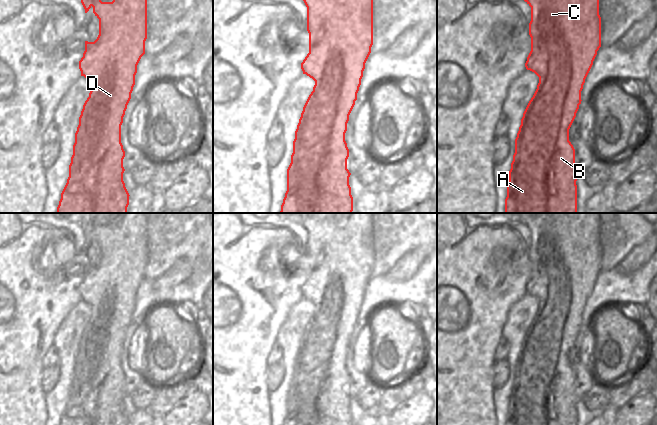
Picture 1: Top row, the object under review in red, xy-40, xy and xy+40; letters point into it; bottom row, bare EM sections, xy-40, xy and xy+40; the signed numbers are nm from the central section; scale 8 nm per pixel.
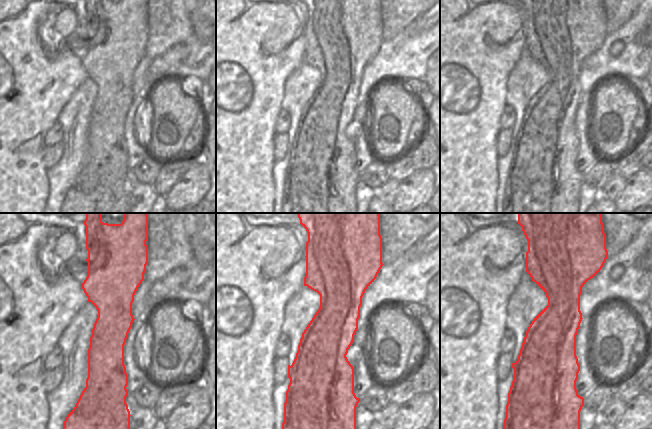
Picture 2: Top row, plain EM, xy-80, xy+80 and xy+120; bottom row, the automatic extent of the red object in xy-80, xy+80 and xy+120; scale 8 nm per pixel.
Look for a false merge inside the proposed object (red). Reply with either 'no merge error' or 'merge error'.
no merge error

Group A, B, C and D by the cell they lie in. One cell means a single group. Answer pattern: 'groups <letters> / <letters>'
groups A B C D

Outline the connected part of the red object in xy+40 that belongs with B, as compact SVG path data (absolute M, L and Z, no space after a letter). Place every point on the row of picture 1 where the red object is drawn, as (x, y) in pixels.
M524 0L531 7L531 21L529 35L531 37L531 51L527 57L525 67L539 77L537 89L529 101L521 119L521 125L515 139L515 153L509 171L507 197L505 199L505 213L577 213L577 177L580 174L575 169L575 149L569 141L569 129L576 117L581 104L581 91L585 79L593 65L597 51L601 47L601 17L599 15L599 0Z

